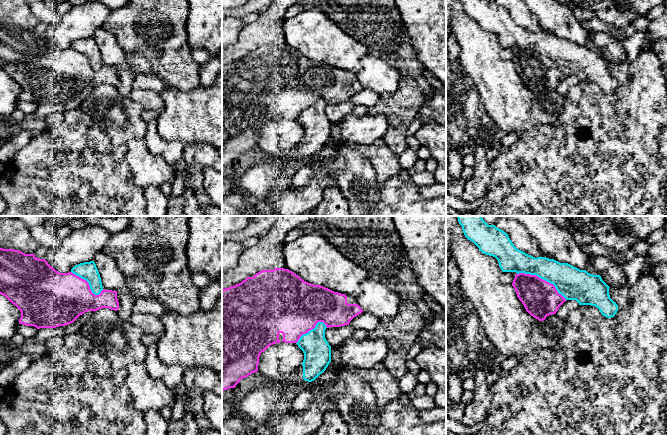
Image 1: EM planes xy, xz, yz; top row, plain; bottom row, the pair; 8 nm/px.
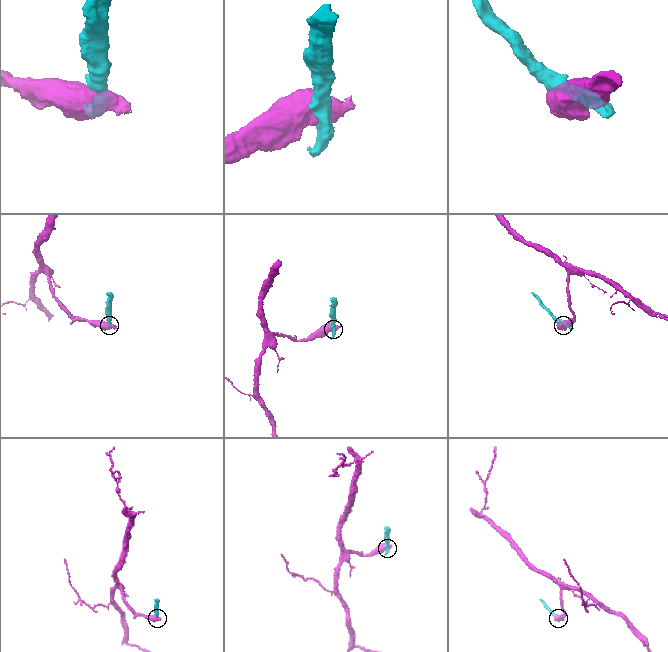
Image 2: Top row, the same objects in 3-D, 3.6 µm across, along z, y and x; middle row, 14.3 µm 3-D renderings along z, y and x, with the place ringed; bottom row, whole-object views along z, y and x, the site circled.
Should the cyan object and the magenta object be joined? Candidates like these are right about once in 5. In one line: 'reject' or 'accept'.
reject

